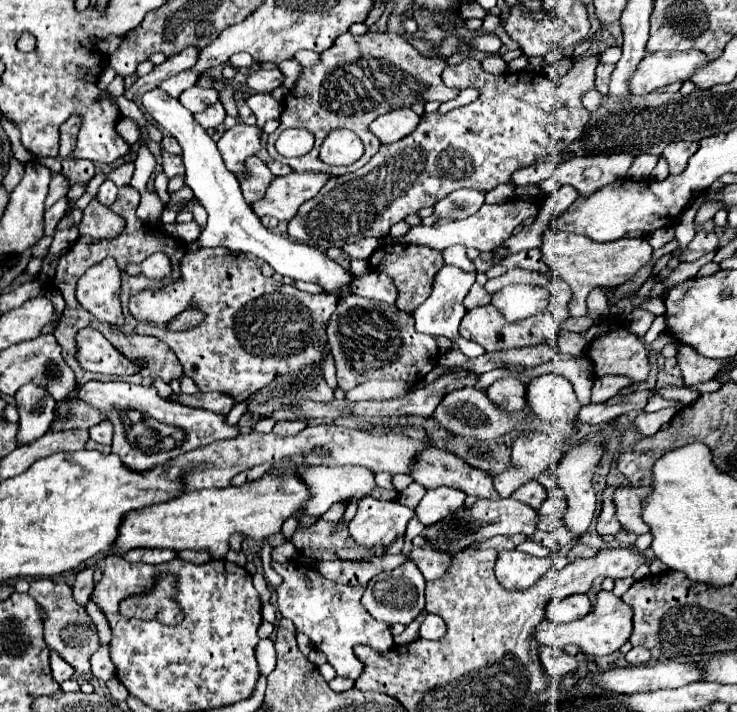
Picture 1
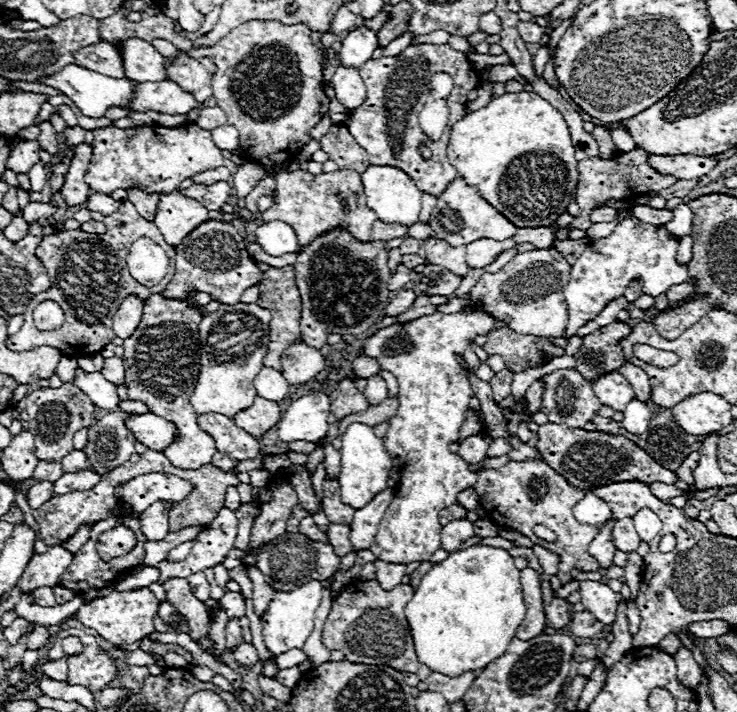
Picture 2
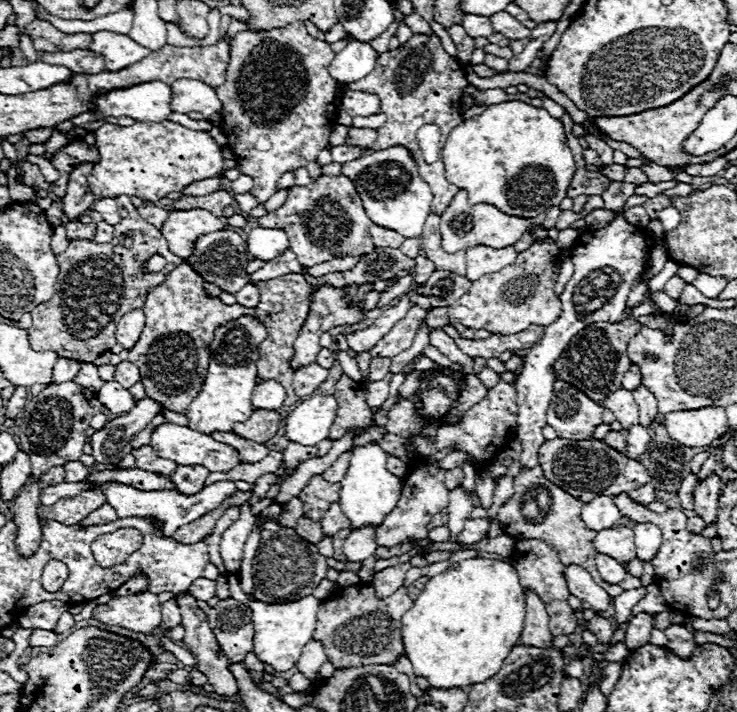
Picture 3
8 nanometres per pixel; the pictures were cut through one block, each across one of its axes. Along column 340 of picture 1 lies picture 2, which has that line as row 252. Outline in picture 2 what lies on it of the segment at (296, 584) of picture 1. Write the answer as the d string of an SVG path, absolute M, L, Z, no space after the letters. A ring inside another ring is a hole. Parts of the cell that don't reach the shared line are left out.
M632 216L624 218L610 236L590 242L584 254L572 266L570 282L564 288L564 298L570 314L566 336L576 334L580 326L594 320L604 310L604 306L610 300L622 296L628 284L636 278L640 278L642 290L648 296L664 294L670 286L686 282L688 266L676 262L676 250L678 238L674 238L664 224L646 224Z

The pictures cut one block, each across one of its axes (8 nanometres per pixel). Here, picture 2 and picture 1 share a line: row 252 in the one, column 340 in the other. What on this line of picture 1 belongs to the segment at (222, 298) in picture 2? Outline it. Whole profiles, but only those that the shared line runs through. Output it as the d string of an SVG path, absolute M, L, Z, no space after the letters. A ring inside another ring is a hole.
M590 56L574 64L574 68L564 76L564 80L556 86L546 74L534 70L522 72L506 72L500 76L488 74L482 70L480 62L474 58L466 58L456 66L448 66L442 72L442 82L446 86L456 88L478 88L480 98L468 106L456 108L448 114L432 112L422 114L420 124L414 132L404 136L394 144L380 146L378 154L370 158L366 166L356 170L354 174L344 174L330 178L320 192L300 206L300 212L290 220L288 234L304 244L326 250L330 246L342 248L360 238L384 238L390 232L390 226L404 220L410 214L416 214L420 208L434 206L450 192L458 188L476 188L480 192L490 192L498 184L510 184L512 174L520 168L532 166L538 158L558 154L566 146L570 146L580 132L584 130L590 112L582 106L584 92L594 88L594 70L598 66L598 58Z

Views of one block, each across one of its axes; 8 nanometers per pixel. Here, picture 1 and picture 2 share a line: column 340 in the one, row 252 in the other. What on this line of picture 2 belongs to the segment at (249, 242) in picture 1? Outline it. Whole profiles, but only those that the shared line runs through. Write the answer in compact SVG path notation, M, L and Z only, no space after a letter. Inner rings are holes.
M282 220L262 224L256 230L256 242L272 256L282 256L298 250L298 238L294 228Z

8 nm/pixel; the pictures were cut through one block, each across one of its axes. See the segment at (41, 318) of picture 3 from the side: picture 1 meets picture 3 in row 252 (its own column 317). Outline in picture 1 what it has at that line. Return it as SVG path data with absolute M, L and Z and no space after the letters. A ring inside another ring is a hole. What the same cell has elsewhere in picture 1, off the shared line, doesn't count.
M346 32L334 42L332 48L320 54L320 60L314 66L302 68L294 88L282 100L280 126L274 134L268 136L266 150L274 160L290 166L292 172L322 172L330 176L356 172L380 148L380 140L368 130L368 124L374 118L396 108L408 108L416 104L416 100L418 102L430 102L430 100L448 102L454 96L458 96L458 90L444 86L444 82L440 80L440 74L444 68L446 68L444 58L422 56L402 34L366 32L364 36L352 36L350 32ZM286 128L308 128L316 136L314 148L300 158L280 156L274 148L274 142L278 134ZM334 128L348 128L352 132L358 132L358 138L364 144L364 156L352 166L346 166L346 168L326 166L318 158L322 140Z

